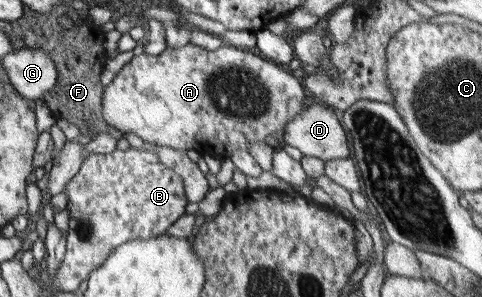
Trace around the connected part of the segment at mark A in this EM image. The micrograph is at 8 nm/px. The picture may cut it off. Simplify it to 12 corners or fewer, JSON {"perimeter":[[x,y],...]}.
{"perimeter":[[233,45],[145,52],[104,87],[107,124],[231,157],[282,145],[295,74]]}

